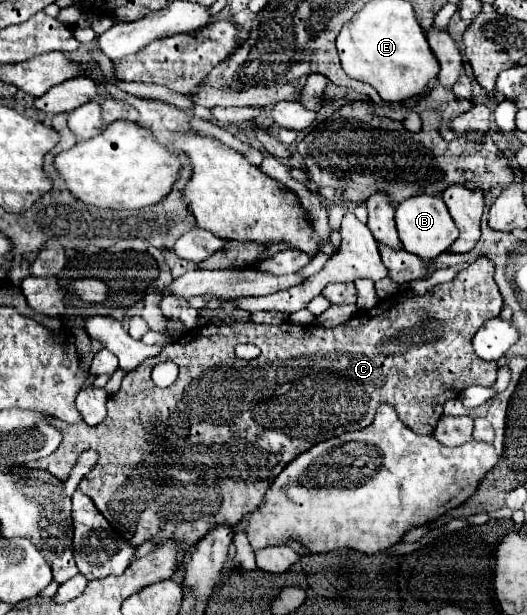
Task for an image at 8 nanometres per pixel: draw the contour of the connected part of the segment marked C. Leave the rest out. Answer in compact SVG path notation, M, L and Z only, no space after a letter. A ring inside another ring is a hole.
M478 258L474 260L468 268L460 270L454 280L450 282L444 282L444 284L436 284L432 286L426 294L422 296L410 296L406 292L396 292L394 296L386 298L386 300L380 300L374 308L370 310L358 310L348 322L340 324L340 326L334 326L334 328L324 328L324 326L316 326L316 324L308 324L308 326L296 326L296 324L278 324L278 326L270 326L270 324L254 324L254 322L242 322L242 324L204 324L196 330L188 330L186 334L182 334L182 338L176 338L174 342L166 344L162 354L154 356L154 358L146 358L138 370L132 374L128 374L124 380L122 380L122 386L120 390L110 396L110 402L108 402L108 416L106 420L92 428L92 426L86 426L86 422L78 422L78 424L64 424L60 420L54 420L54 424L62 430L64 434L64 440L62 444L58 446L58 450L54 454L50 454L48 458L44 460L36 460L36 462L30 462L26 466L30 468L44 468L44 470L50 470L58 480L68 480L70 476L70 470L72 466L76 464L76 458L80 456L82 450L88 450L88 448L94 448L98 450L100 454L100 462L94 466L94 470L90 474L86 474L80 482L80 490L84 494L88 494L96 508L100 510L100 514L114 526L114 530L126 540L130 542L132 546L140 546L144 540L152 540L156 546L162 546L164 542L176 542L180 546L178 550L178 564L182 562L182 556L186 550L190 550L200 538L204 538L204 534L216 526L216 524L228 524L228 526L234 526L236 522L240 522L244 516L248 516L250 512L258 510L262 504L264 504L264 494L268 492L270 484L274 482L274 478L286 468L286 464L296 458L296 454L302 454L304 450L316 446L318 442L324 442L324 440L330 440L334 436L340 436L344 432L350 432L350 430L362 430L366 426L372 424L374 416L376 416L376 410L380 404L390 404L394 406L398 418L414 432L418 434L432 434L440 416L442 416L442 406L446 400L454 400L460 396L462 390L466 390L468 386L472 384L480 384L480 386L492 386L496 382L496 372L498 372L498 364L496 362L486 362L482 358L478 358L478 354L474 352L472 348L472 338L474 334L478 332L478 328L488 322L490 318L496 318L502 310L502 294L494 282L494 264L488 260L488 258ZM240 342L254 342L262 352L256 360L240 360L236 354L234 354L234 348L240 344ZM160 362L174 362L180 372L178 372L178 380L168 386L168 388L158 388L152 380L150 380L150 370L160 364Z

